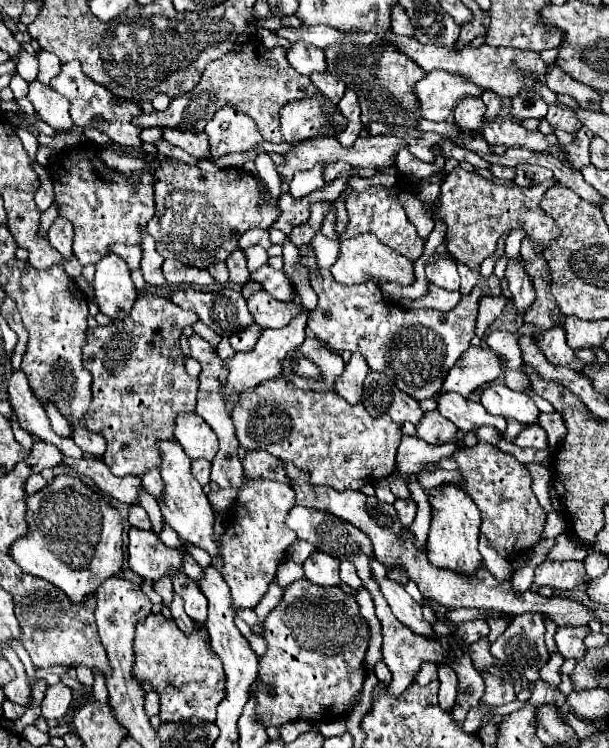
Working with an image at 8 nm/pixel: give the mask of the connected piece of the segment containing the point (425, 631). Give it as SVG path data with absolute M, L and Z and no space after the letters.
M372 559L372 577L376 577L376 583L380 585L380 593L388 601L396 619L400 623L404 623L406 627L410 627L416 635L434 639L432 627L422 615L422 607L404 591L404 587L400 583L396 583L388 577L386 567L380 565L380 561L376 561L376 559Z

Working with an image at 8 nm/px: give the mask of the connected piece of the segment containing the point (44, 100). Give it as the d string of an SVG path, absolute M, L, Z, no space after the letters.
M40 81L30 83L30 93L28 93L30 103L34 105L36 113L42 117L44 123L48 123L52 129L60 133L72 131L74 123L70 121L68 113L68 99L60 97L50 85L42 85Z

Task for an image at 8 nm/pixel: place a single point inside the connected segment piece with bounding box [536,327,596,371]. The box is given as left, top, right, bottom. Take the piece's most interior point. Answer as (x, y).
(553, 343)

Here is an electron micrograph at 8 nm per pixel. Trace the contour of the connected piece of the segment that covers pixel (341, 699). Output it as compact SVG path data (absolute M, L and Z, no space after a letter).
M298 579L288 589L284 589L280 603L272 609L272 613L268 613L266 619L268 619L268 627L266 627L266 621L264 621L264 629L266 629L266 635L264 635L264 639L266 639L266 653L258 659L260 661L258 677L262 681L262 687L256 691L256 717L258 717L258 721L264 721L264 727L270 727L270 725L284 725L284 723L298 721L298 719L324 723L324 721L330 721L330 719L336 719L336 717L344 717L350 711L350 707L354 705L354 701L358 699L360 691L362 691L362 681L366 677L364 653L368 649L368 639L370 639L368 625L366 625L366 621L362 619L362 615L358 611L356 599L350 597L350 595L346 595L338 587L320 587L320 585L312 585L308 579Z

